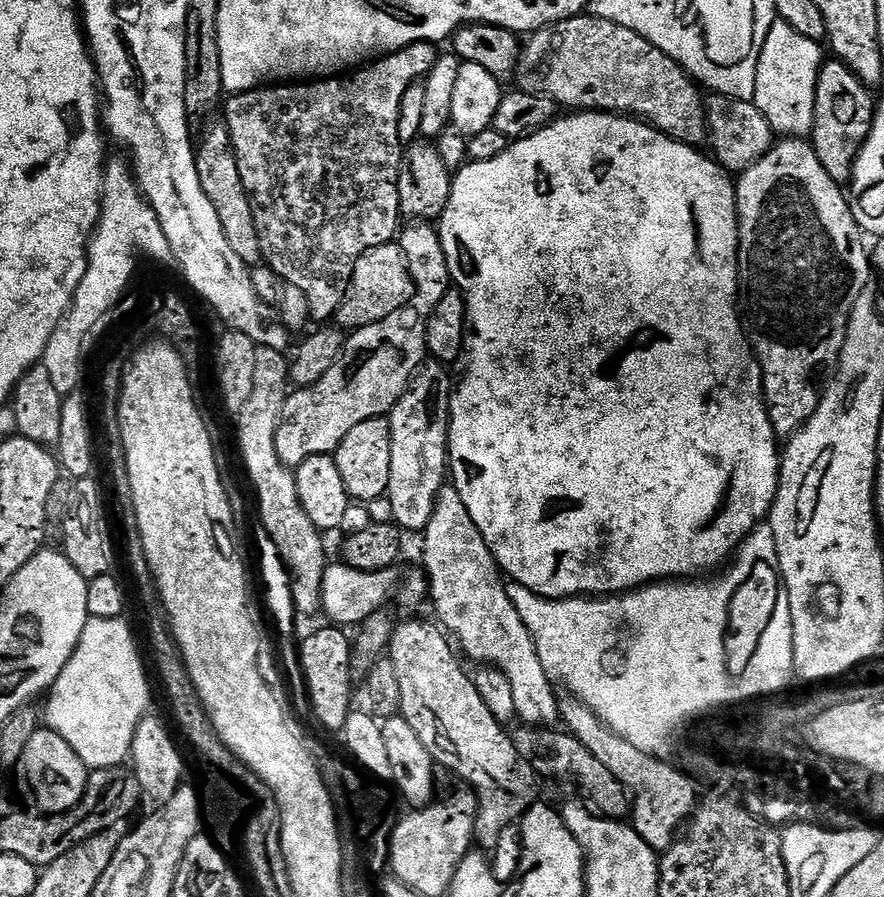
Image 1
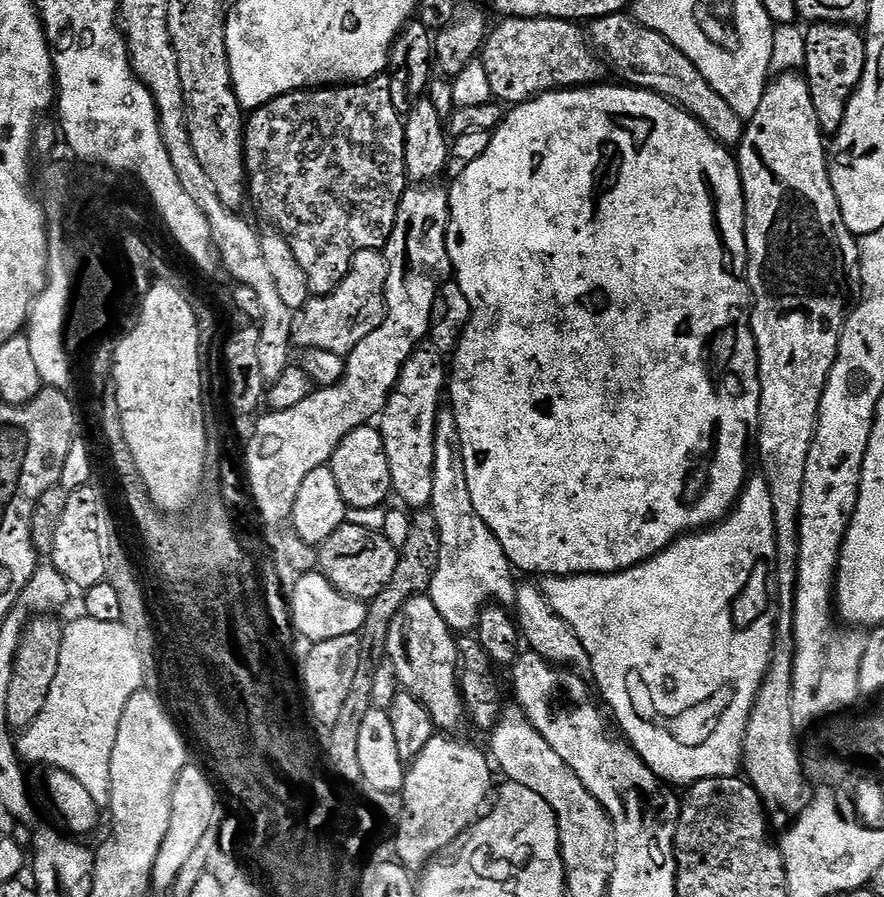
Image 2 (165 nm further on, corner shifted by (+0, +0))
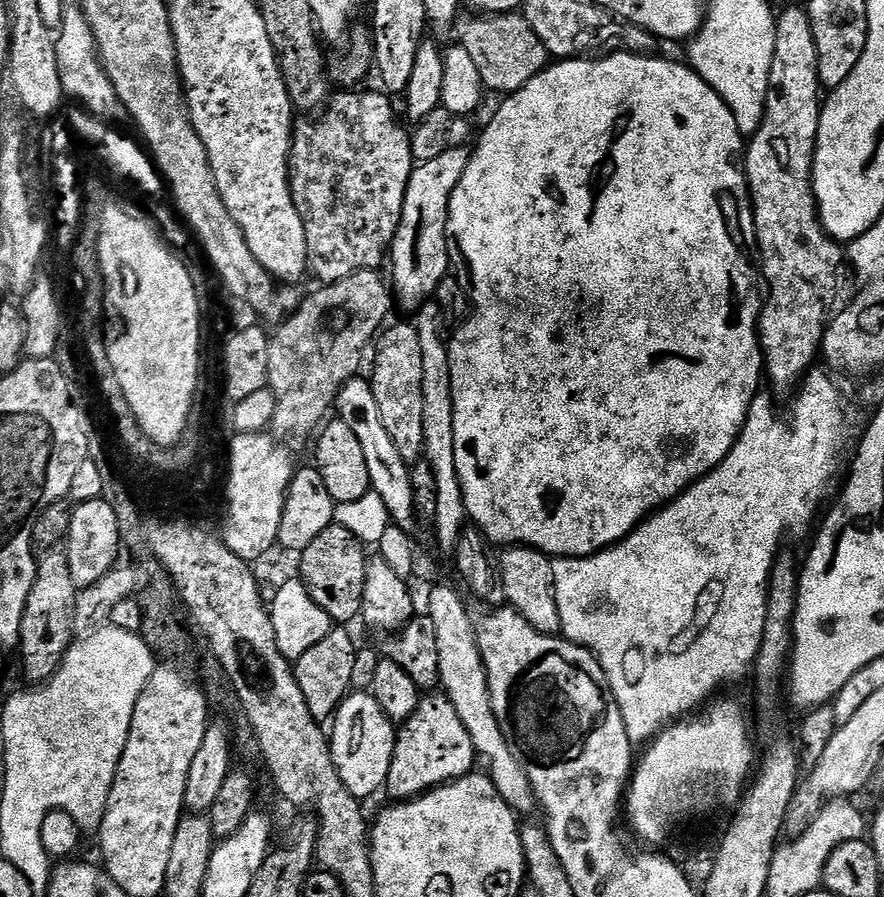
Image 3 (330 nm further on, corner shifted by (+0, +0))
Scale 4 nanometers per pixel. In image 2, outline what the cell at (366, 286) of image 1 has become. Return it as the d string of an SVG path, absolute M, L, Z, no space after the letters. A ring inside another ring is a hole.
M379 248L362 250L354 254L350 270L346 278L334 291L325 296L313 296L305 308L299 309L292 317L292 342L297 349L307 350L317 348L318 350L330 350L334 354L347 357L348 353L366 338L366 334L374 334L378 326L382 326L384 313L386 311L386 282L388 281L388 257Z

